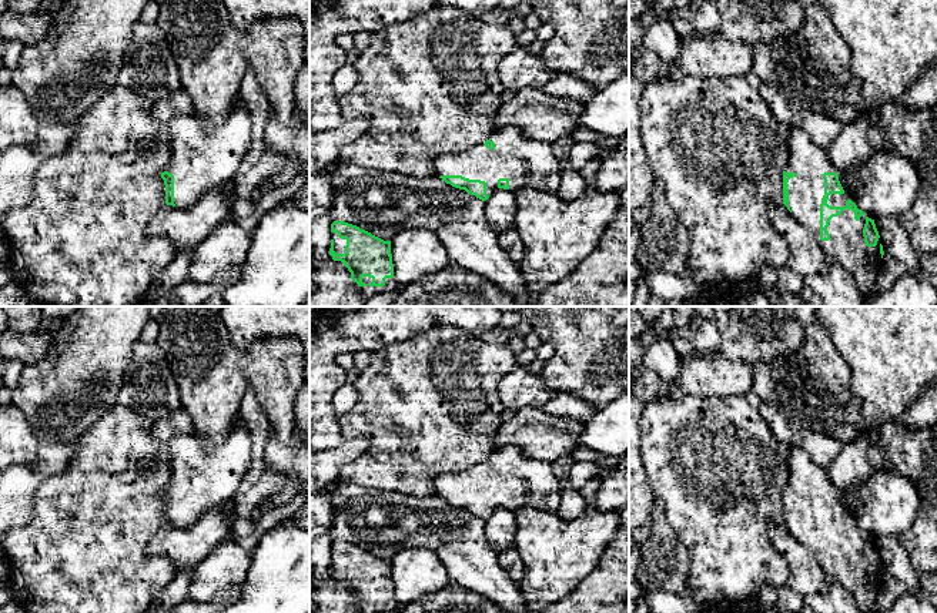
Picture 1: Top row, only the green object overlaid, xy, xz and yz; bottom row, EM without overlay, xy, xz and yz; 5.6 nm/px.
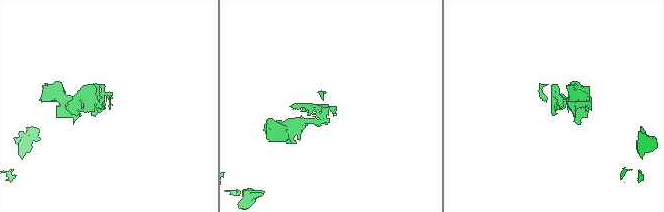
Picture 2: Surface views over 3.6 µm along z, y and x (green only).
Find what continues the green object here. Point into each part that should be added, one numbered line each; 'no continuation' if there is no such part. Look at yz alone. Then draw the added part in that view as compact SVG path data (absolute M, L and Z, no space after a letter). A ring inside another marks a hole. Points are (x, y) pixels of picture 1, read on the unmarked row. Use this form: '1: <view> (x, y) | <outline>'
1: yz (846, 565) | M796 445L787 448L789 479L784 490L797 493L787 502L792 535L814 555L827 577L836 579L853 594L860 613L870 613L881 589L881 560L879 557L876 566L867 566L863 556L866 535L856 540L849 527L830 539L830 559L820 559L823 493L837 490L827 470L817 466L807 452Z

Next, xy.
1: xy (204, 479) | M241 415L234 422L222 445L210 448L200 433L177 435L168 442L171 480L168 492L174 495L174 523L187 527L208 512L221 512L235 492L251 465L251 435Z

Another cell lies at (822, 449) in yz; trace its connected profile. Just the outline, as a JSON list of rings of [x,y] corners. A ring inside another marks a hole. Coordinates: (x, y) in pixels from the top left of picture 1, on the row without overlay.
[[[762,402],[762,415],[780,442],[803,449],[817,466],[826,470],[841,449],[841,443],[827,435],[792,425],[772,403]]]

